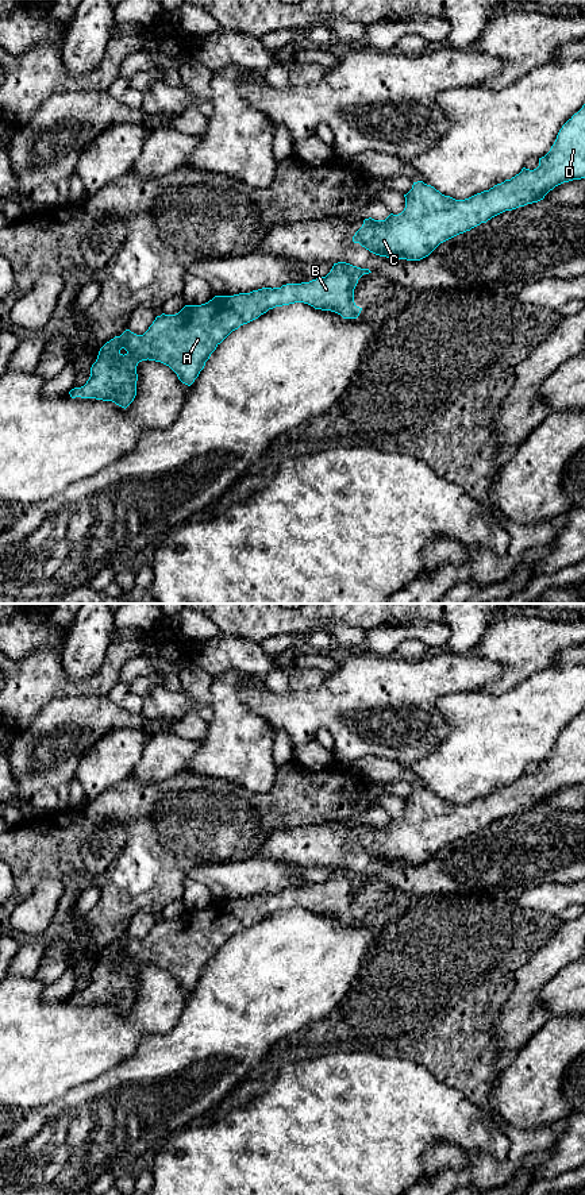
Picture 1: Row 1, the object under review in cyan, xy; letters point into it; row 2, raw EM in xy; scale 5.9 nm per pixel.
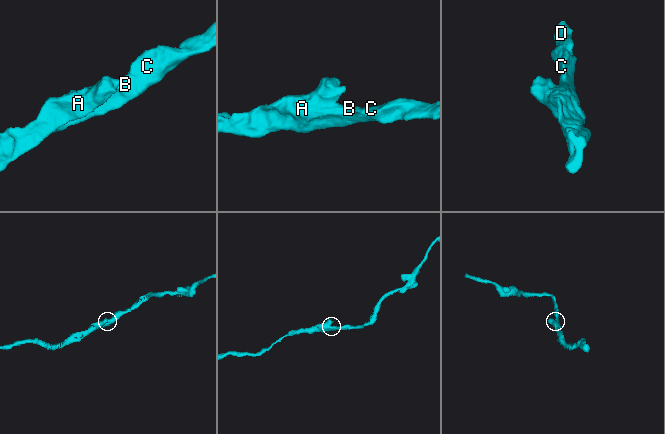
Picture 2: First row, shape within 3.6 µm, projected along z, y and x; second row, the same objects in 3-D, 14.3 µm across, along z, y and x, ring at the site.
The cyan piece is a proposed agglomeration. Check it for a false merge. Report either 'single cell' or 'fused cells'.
single cell

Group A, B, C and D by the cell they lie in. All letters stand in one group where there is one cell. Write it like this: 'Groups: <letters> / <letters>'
Groups: A B C D

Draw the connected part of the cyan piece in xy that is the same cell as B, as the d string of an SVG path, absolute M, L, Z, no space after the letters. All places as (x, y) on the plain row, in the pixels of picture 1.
M338 867L326 882L309 887L215 901L201 910L185 910L176 920L162 918L143 940L126 934L107 947L91 972L86 988L69 999L72 1003L112 1006L126 1014L136 1001L136 971L147 964L169 971L182 988L190 991L211 959L232 936L269 914L304 907L343 924L357 924L362 913L354 907L354 894L358 884L369 878L369 874Z

